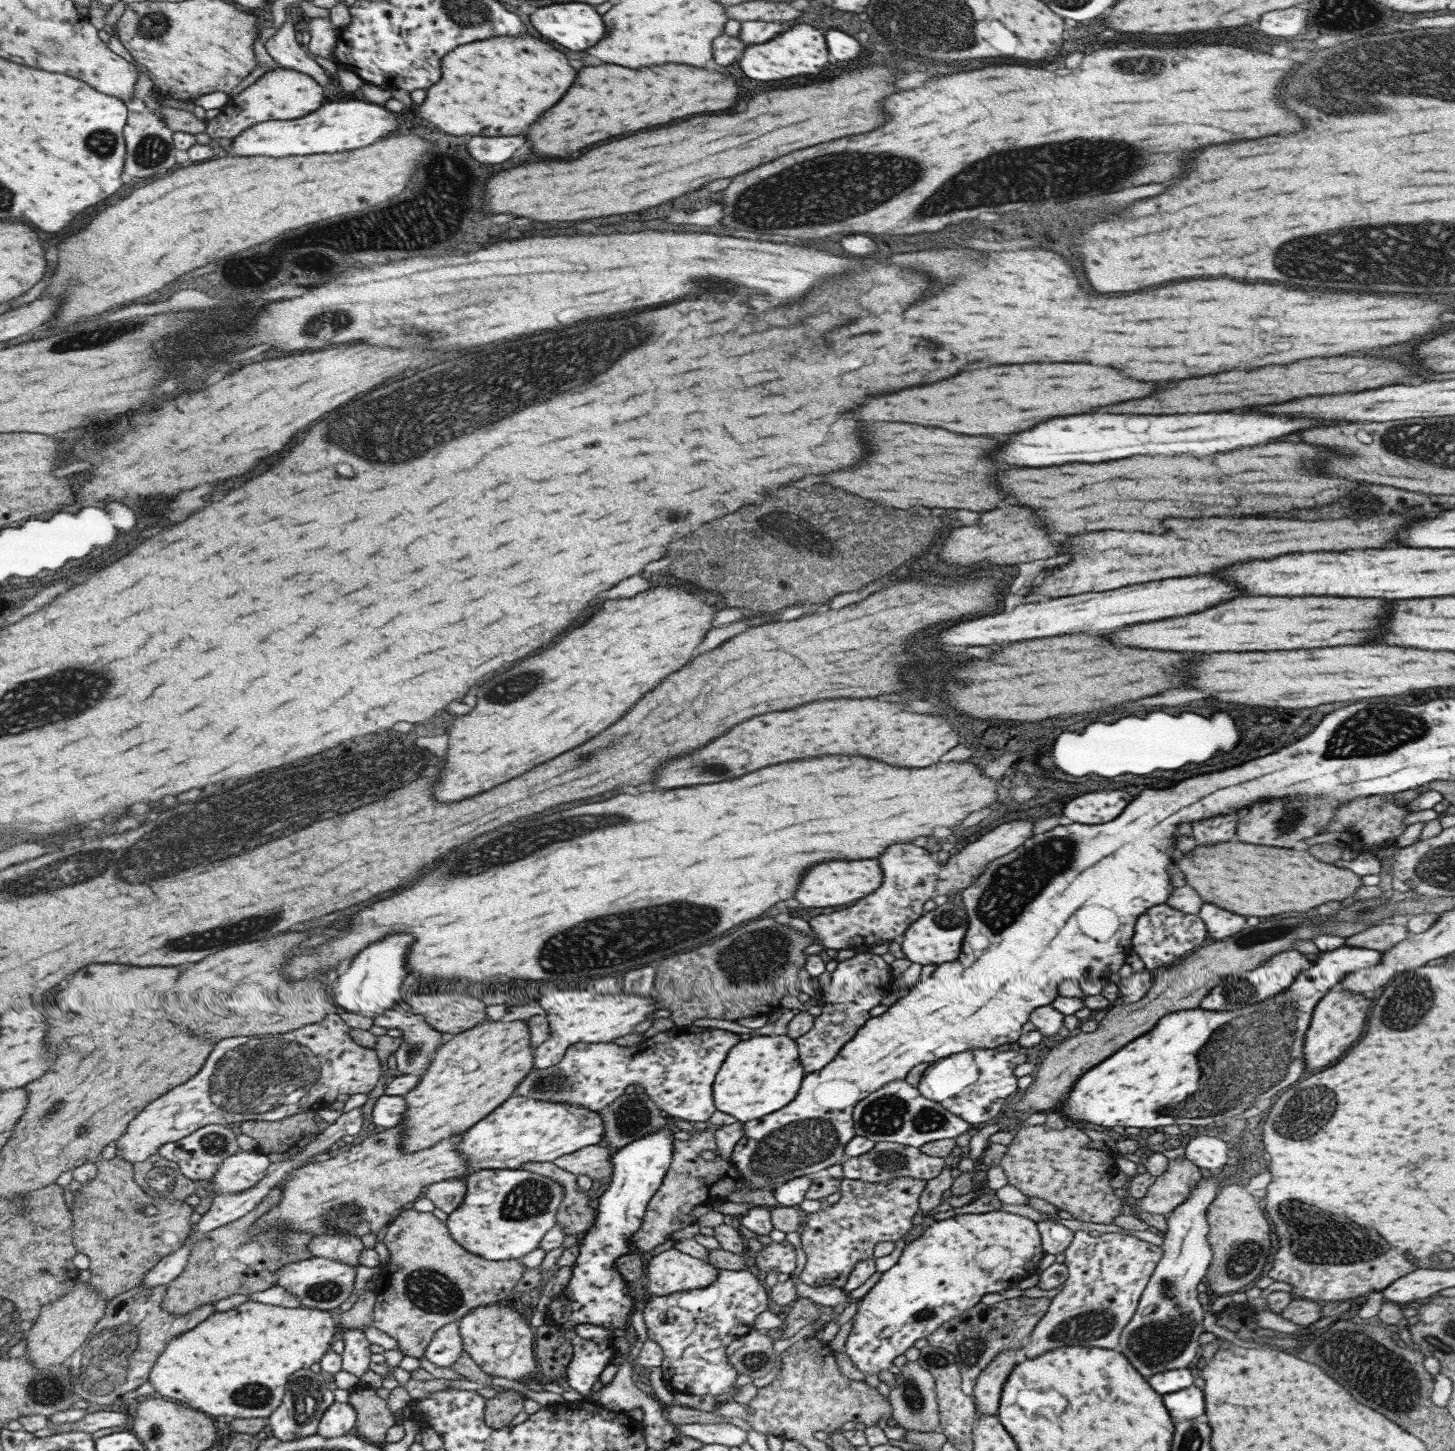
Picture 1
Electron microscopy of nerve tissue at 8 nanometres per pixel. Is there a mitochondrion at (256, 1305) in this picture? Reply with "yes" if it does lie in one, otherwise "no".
no

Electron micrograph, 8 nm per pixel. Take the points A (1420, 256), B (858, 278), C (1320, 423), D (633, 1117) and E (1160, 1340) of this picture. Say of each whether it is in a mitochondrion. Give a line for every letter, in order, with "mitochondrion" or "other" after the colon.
A: mitochondrion
B: other
C: other
D: mitochondrion
E: mitochondrion

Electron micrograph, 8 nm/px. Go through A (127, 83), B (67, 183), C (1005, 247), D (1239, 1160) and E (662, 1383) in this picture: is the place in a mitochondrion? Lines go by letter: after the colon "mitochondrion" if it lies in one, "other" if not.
A: other
B: other
C: other
D: other
E: other

